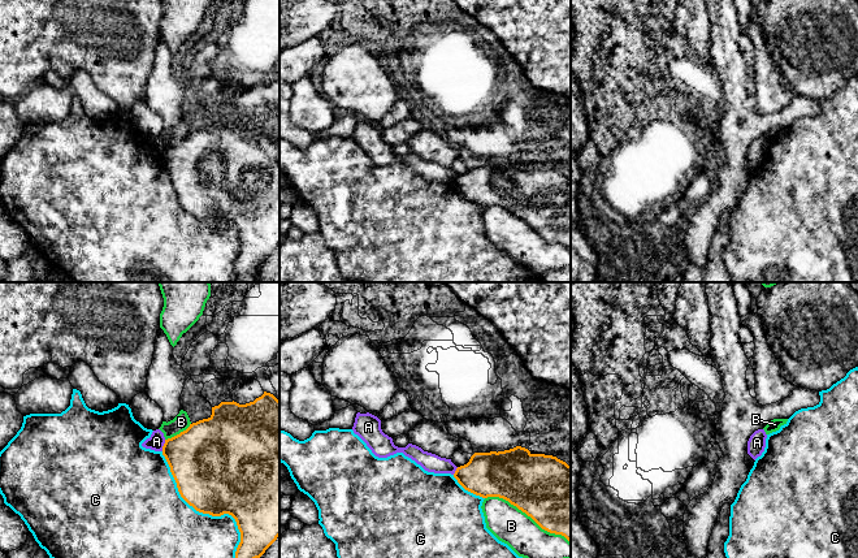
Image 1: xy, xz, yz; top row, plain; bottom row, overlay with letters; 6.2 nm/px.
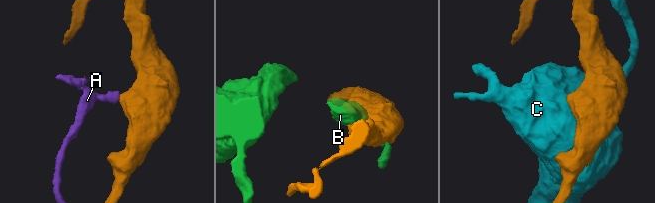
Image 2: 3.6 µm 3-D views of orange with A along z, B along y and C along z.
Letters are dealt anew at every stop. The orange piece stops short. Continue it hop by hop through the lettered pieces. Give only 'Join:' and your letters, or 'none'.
Join: none

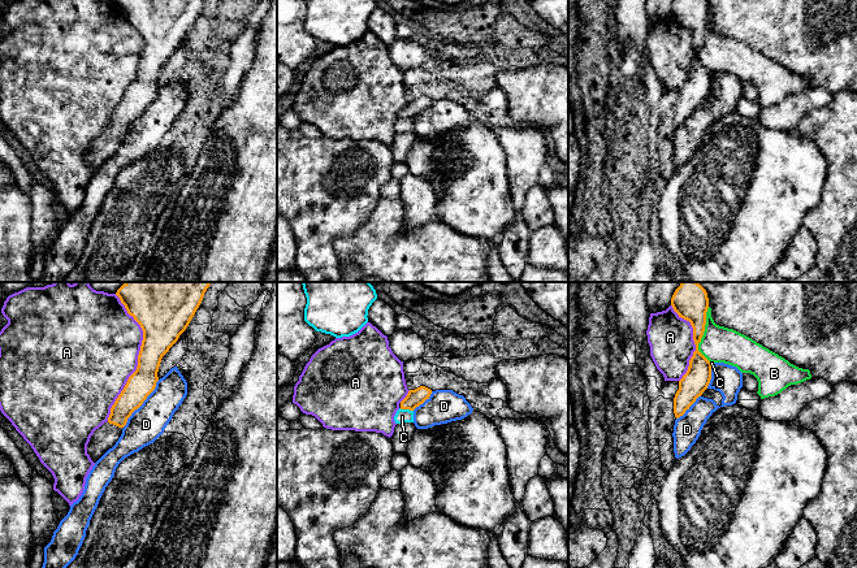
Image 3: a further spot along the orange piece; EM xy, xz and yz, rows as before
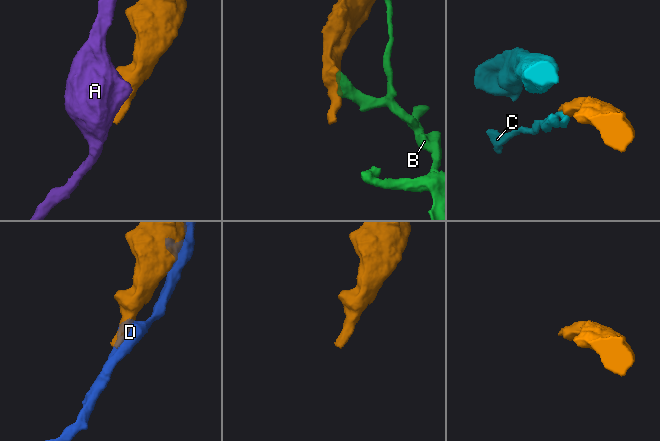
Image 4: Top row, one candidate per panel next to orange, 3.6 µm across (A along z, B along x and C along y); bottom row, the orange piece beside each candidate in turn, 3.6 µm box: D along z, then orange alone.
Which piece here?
Join: none

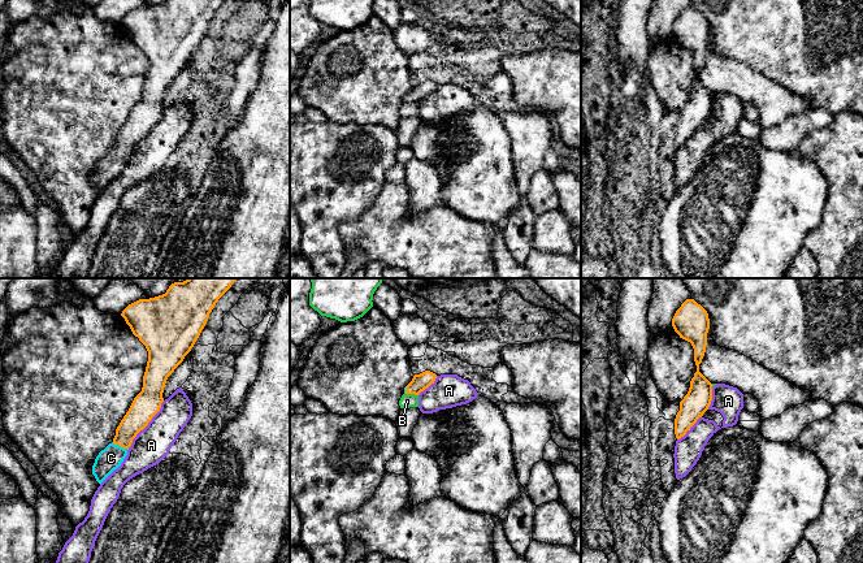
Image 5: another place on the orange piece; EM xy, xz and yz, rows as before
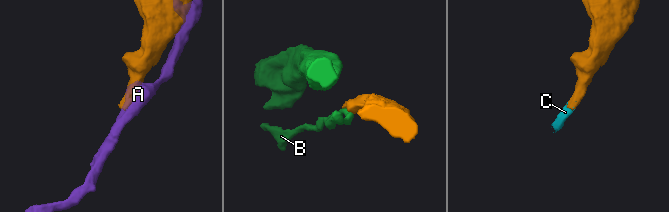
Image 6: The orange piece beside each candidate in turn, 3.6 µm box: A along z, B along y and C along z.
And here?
Join: C

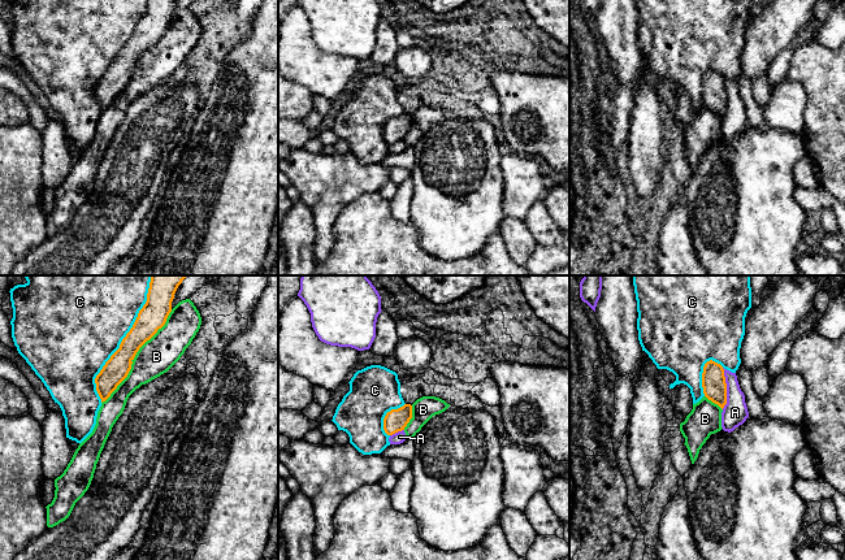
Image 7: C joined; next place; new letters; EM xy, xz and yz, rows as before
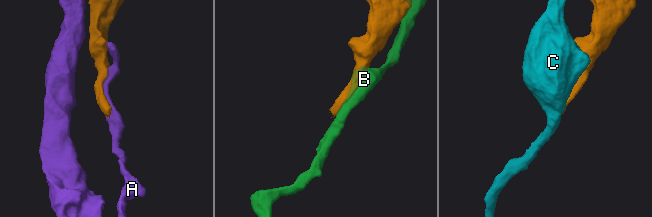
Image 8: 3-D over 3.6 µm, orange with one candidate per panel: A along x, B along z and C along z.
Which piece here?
Join: none

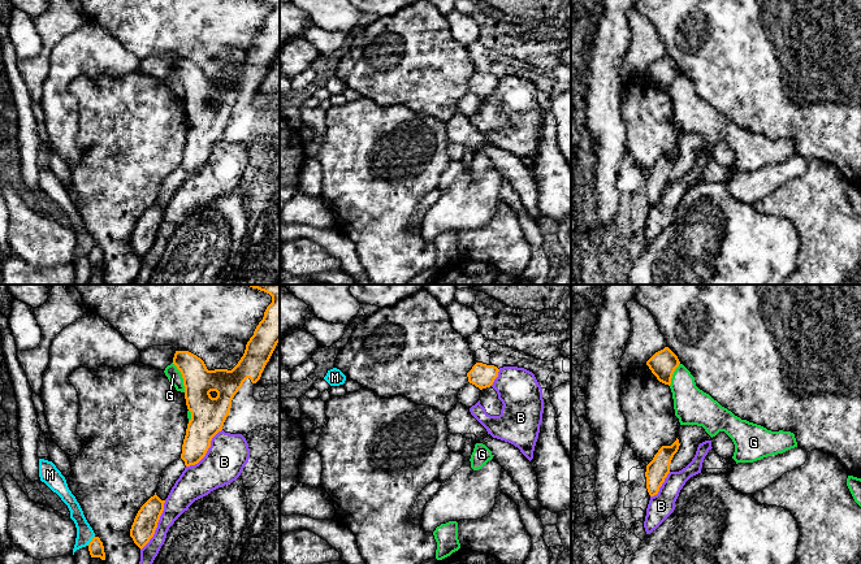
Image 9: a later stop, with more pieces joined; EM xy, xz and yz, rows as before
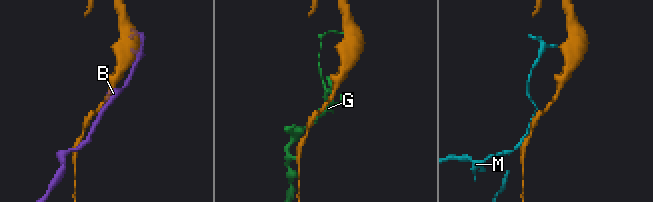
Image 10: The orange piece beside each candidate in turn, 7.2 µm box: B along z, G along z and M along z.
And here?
Join: none

